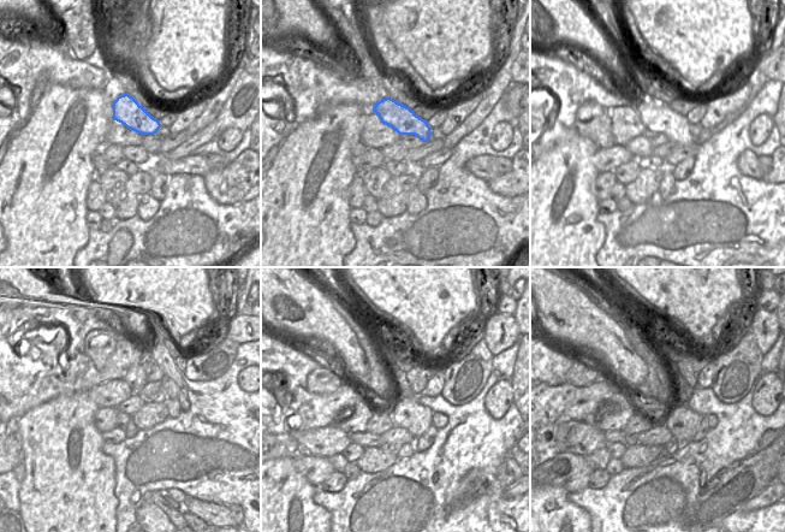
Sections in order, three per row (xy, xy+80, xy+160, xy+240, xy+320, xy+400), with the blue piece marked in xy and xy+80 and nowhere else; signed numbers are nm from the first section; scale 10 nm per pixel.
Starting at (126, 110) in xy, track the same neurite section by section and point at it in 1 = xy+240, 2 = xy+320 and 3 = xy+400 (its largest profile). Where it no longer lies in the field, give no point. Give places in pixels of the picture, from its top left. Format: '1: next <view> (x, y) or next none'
1: next xy+240 (138, 411)
2: next xy+320 (406, 413)
3: next xy+400 (683, 424)

